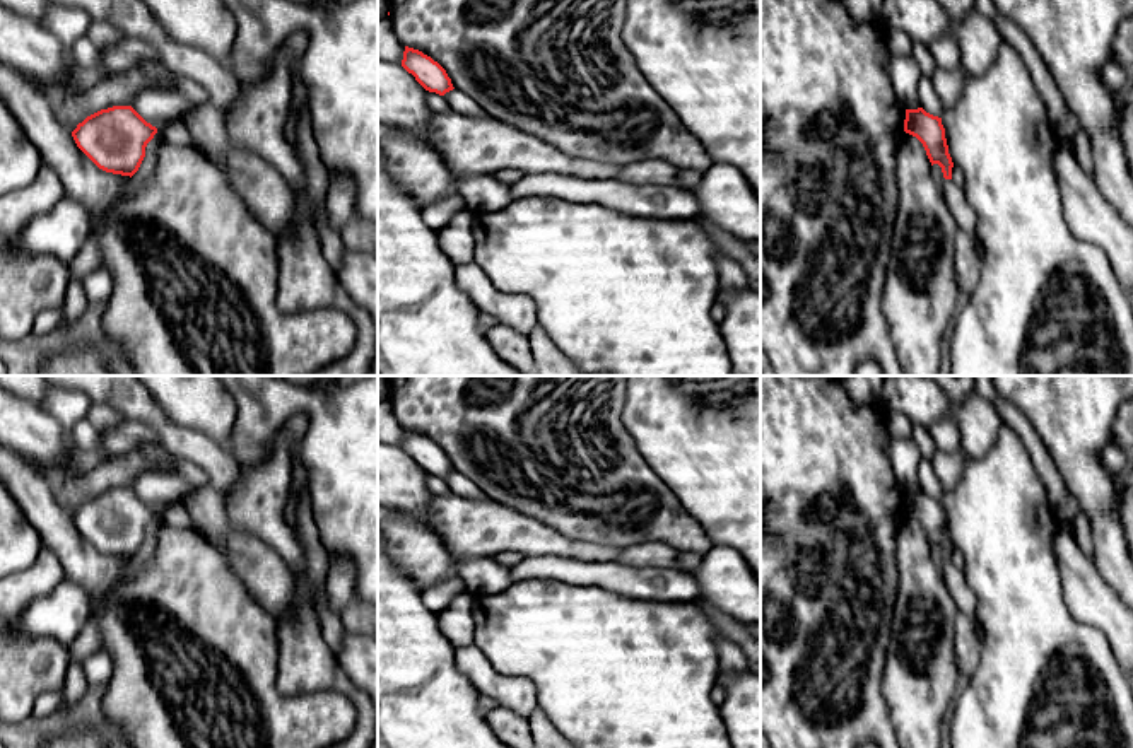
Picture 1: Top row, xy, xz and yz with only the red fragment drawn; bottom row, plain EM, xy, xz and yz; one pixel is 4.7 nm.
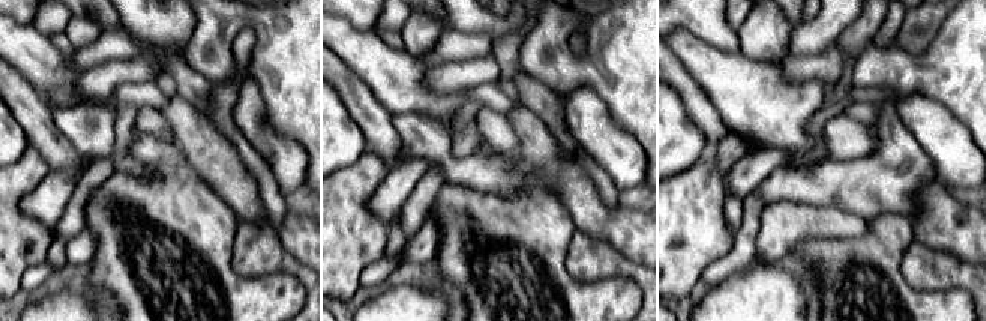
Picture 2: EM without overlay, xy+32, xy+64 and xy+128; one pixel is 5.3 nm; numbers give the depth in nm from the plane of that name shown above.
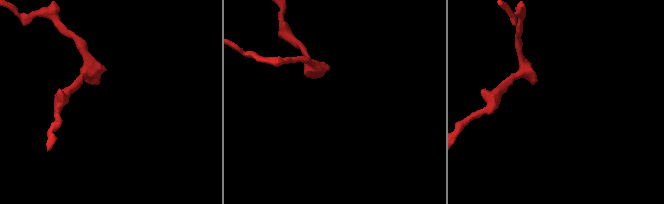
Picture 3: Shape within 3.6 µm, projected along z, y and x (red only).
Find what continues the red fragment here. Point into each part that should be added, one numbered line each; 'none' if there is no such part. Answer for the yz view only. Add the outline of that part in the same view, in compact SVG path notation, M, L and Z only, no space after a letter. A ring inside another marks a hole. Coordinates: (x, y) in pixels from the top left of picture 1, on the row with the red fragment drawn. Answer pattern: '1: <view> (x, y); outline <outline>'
1: yz (956, 200); outline M945 179L943 186L943 200L952 213L955 224L967 234L976 236L976 212L969 205L966 193L960 186L957 186L952 179Z

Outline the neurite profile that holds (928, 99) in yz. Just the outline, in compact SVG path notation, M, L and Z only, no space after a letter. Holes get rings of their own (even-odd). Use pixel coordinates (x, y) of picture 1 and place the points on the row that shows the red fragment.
M926 75L919 77L918 97L919 97L919 108L923 108L926 113L938 118L943 116L945 108L942 106L940 97L933 89L931 79Z

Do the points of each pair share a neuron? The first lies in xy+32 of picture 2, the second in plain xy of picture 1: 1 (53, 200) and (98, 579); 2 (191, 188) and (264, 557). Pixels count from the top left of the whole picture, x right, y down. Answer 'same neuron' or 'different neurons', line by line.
1: different neurons
2: different neurons

